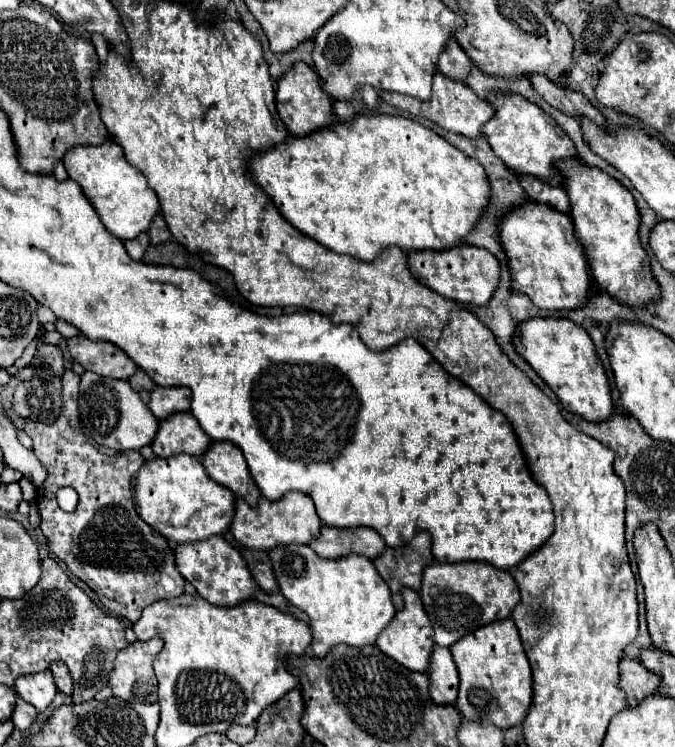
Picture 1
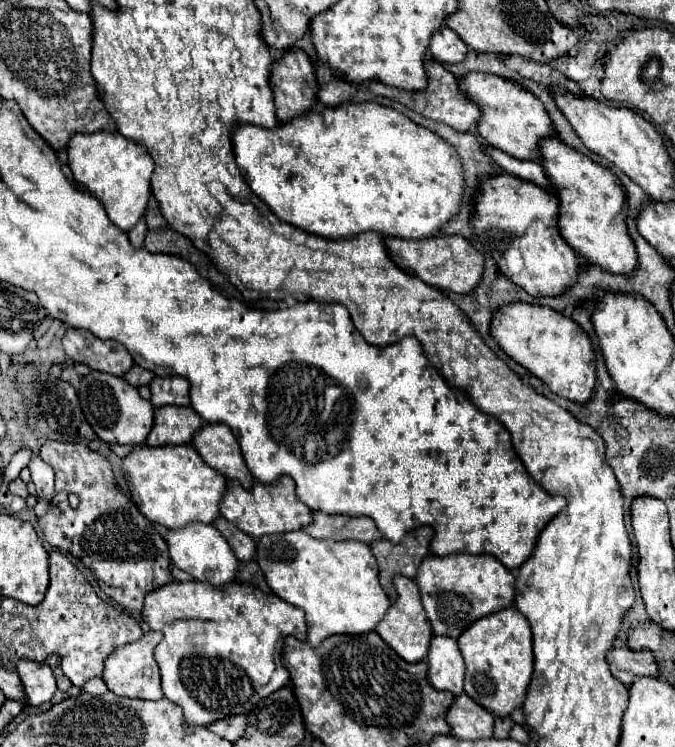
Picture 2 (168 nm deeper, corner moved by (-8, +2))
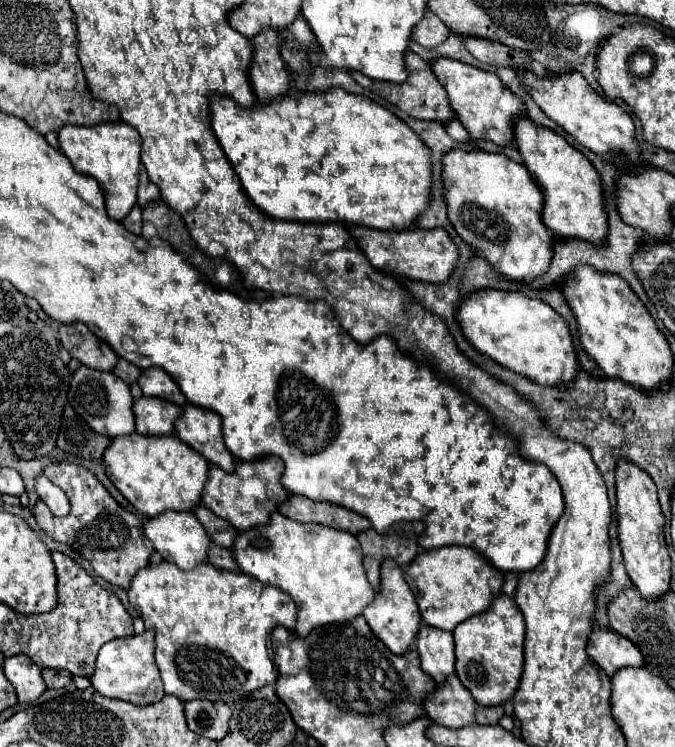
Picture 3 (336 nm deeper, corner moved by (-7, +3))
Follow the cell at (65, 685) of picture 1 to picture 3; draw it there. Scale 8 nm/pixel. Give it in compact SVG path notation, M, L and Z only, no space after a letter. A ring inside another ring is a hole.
M43 668L43 680L49 688L65 688L73 676L67 670L51 670L51 668Z

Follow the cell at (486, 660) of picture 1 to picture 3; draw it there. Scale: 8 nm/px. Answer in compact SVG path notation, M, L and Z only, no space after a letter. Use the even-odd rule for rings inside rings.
M501 594L491 608L471 620L465 620L455 628L455 656L457 676L473 698L481 706L501 706L515 696L523 674L523 644L525 644L525 620L513 598Z

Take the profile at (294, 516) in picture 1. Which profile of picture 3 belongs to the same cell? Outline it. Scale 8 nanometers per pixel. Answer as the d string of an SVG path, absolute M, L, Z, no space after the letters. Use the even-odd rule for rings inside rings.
M277 456L255 460L255 464L237 462L233 474L211 466L211 480L207 480L207 492L203 492L203 504L219 518L231 522L237 530L249 530L253 526L267 524L271 520L271 514L277 512L279 506L289 498L287 490L281 484L283 470L283 462Z

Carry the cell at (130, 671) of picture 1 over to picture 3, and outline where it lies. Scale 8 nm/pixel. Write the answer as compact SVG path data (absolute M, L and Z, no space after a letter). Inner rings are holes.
M145 630L143 634L133 634L127 638L117 638L101 646L99 656L97 656L97 668L95 674L91 676L93 688L109 698L119 698L127 700L133 704L149 704L149 702L159 702L165 692L159 676L159 668L153 658L155 652L155 642L153 642L153 630Z

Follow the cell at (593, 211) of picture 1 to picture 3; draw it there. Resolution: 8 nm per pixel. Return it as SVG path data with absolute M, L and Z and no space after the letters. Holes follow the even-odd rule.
M525 116L515 124L515 144L527 170L545 194L543 222L553 232L553 236L561 240L579 238L595 246L603 244L607 240L607 212L603 204L601 178L593 164L563 136L549 128L537 126Z

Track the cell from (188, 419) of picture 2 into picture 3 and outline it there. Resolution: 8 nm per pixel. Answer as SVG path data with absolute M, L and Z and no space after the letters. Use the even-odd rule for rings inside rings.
M139 398L133 404L137 432L143 436L169 436L175 432L175 420L183 414L181 406L159 398Z

